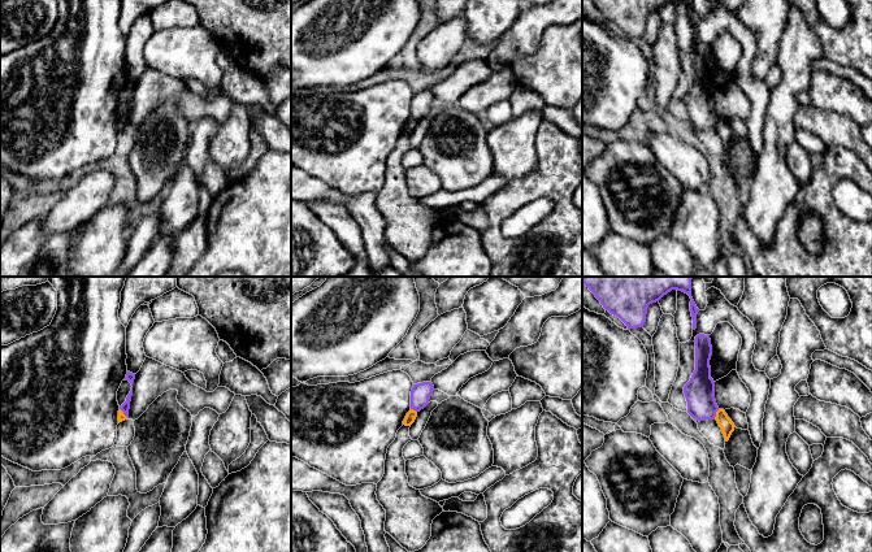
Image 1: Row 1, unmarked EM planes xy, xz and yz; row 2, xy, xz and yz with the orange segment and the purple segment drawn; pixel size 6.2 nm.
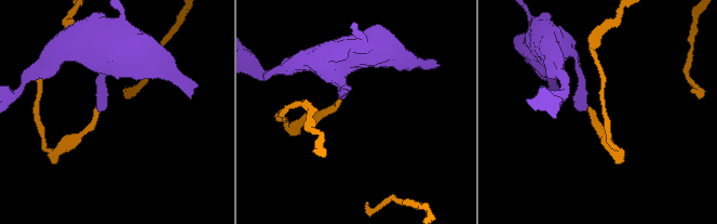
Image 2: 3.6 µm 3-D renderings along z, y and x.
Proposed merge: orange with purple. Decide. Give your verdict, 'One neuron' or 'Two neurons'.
Two neurons

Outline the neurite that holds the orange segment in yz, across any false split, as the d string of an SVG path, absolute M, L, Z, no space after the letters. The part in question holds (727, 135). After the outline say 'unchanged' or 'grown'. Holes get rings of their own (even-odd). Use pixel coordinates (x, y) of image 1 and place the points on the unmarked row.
M719 118L716 121L715 129L717 130L719 135L721 136L721 140L724 143L725 151L729 149L732 142L734 140L734 132L732 129L728 126L724 118Z; unchanged

